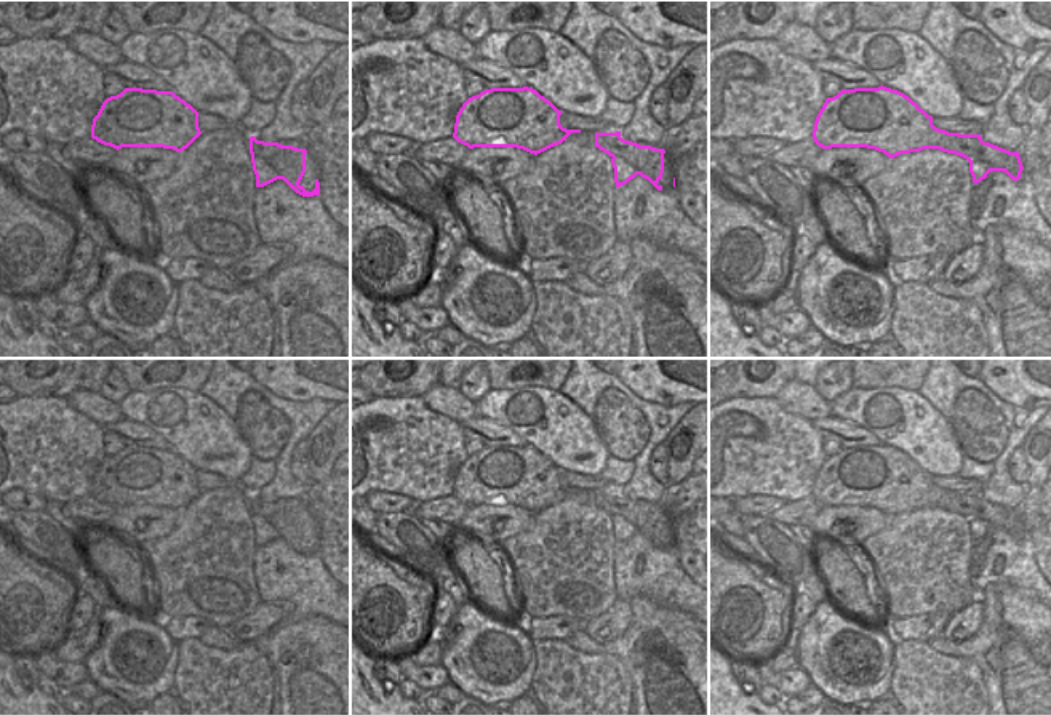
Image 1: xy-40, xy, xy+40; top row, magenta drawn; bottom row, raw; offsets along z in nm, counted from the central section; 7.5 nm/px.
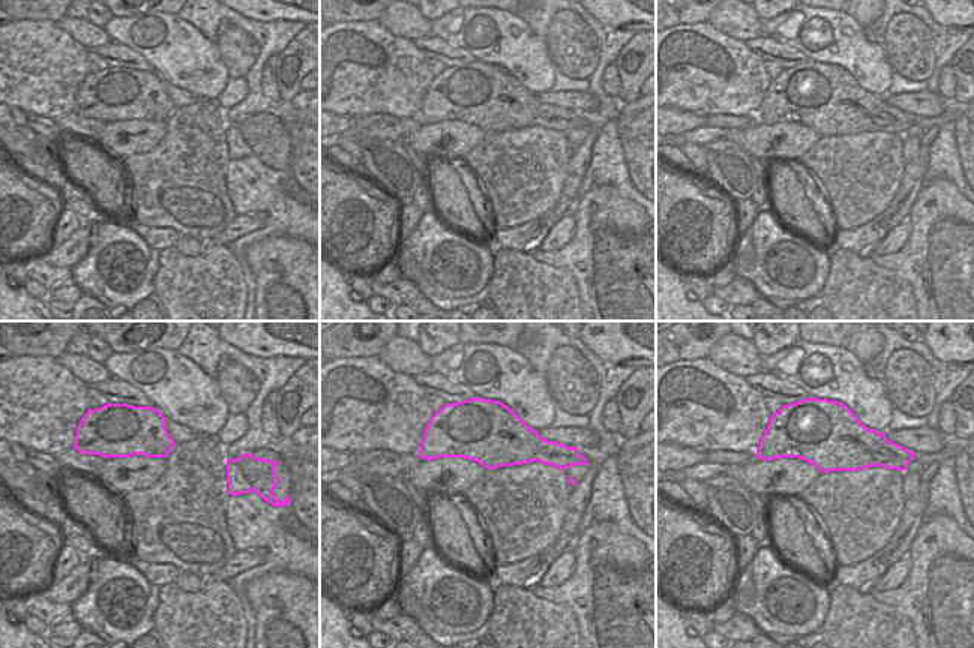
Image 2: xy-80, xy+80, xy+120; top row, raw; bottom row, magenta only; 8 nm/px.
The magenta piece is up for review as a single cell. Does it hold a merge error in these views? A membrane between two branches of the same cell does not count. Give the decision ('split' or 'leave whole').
split

